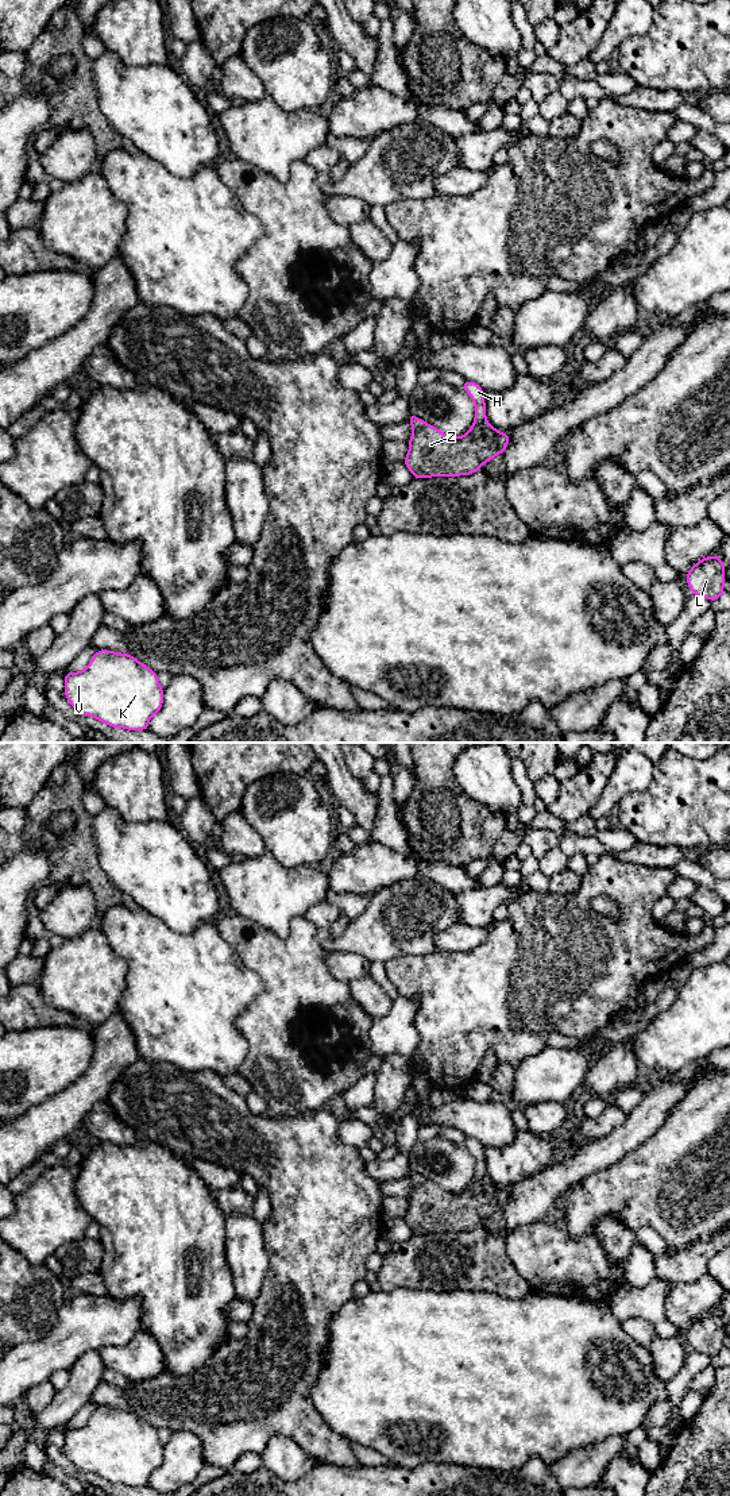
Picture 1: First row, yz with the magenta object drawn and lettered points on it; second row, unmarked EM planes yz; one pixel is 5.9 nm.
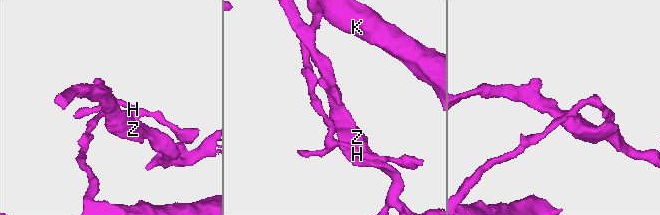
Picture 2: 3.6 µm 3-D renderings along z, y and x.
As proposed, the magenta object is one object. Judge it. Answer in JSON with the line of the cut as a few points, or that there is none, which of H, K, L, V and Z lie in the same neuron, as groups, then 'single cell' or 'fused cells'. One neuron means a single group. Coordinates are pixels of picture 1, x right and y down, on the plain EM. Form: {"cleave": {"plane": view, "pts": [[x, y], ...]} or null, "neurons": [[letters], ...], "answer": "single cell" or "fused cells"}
{"cleave": {"plane": "yz", "pts": [[485, 1176], [481, 1182], [474, 1182]]}, "neurons": [["H", "K", "V"], ["L", "Z"]], "answer": "fused cells"}

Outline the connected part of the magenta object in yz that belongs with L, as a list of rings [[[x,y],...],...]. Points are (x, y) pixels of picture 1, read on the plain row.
[[[717,1311],[700,1315],[684,1333],[691,1350],[704,1353],[711,1358],[721,1354],[725,1350],[725,1326],[726,1322]]]

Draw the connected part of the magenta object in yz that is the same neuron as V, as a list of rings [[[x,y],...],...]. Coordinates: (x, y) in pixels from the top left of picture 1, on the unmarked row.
[[[99,1406],[85,1426],[65,1428],[62,1449],[82,1472],[94,1473],[115,1485],[147,1487],[150,1474],[162,1465],[163,1447],[158,1430],[132,1411]]]

